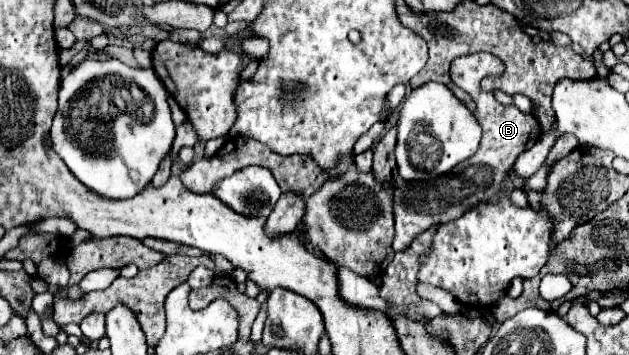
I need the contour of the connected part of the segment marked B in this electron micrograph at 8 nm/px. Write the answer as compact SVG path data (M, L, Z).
M486 52L468 55L466 58L456 58L452 62L450 74L454 84L466 90L476 102L474 116L482 126L482 142L478 152L472 158L458 164L452 172L436 180L412 182L412 184L406 184L404 180L394 182L396 184L396 196L394 196L394 212L396 212L394 250L396 252L408 248L408 244L414 240L416 234L436 224L444 224L460 218L464 212L478 206L480 200L484 202L492 200L500 192L502 182L508 178L510 168L518 158L518 154L532 148L540 140L542 126L534 114L524 114L514 104L504 106L494 98L492 92L480 90L483 72L504 72L504 69L504 64L498 57Z

